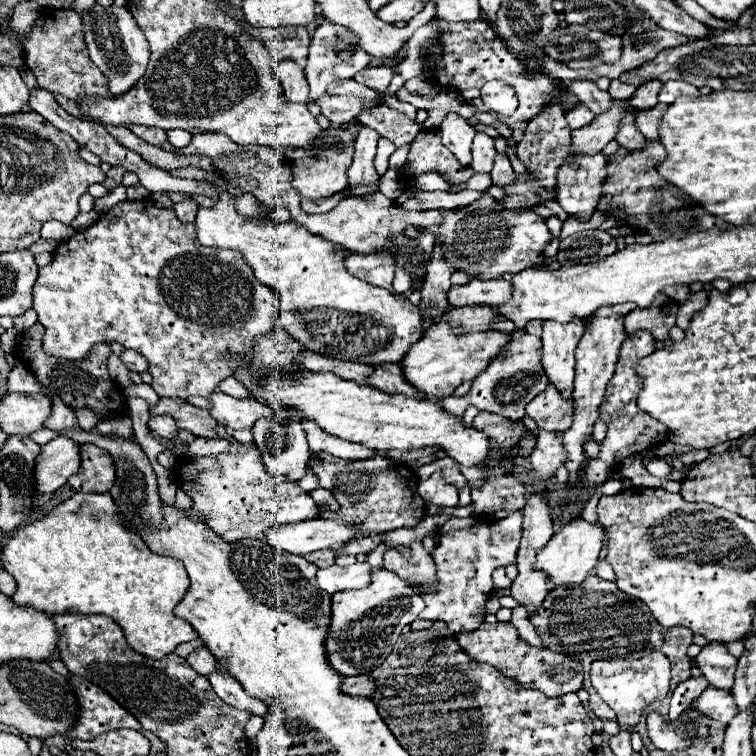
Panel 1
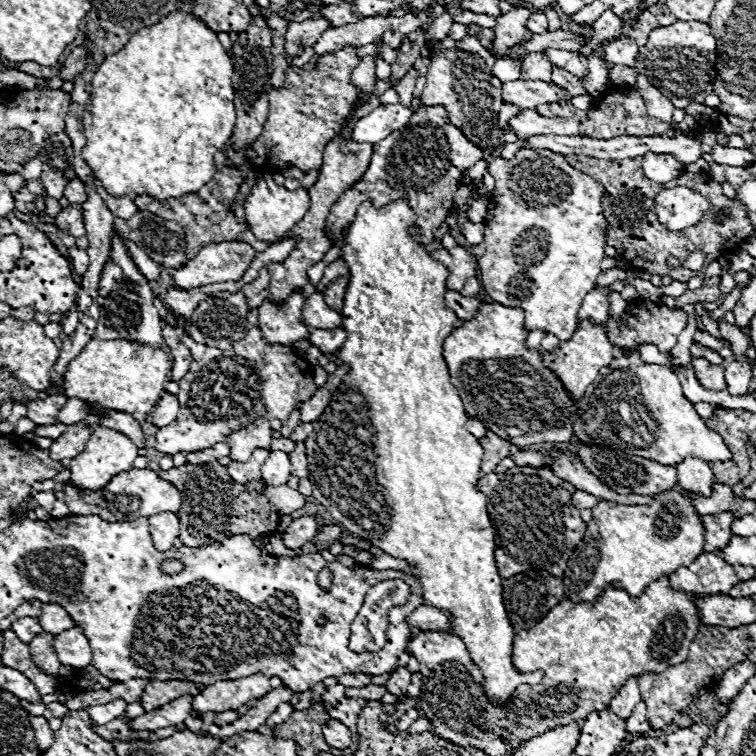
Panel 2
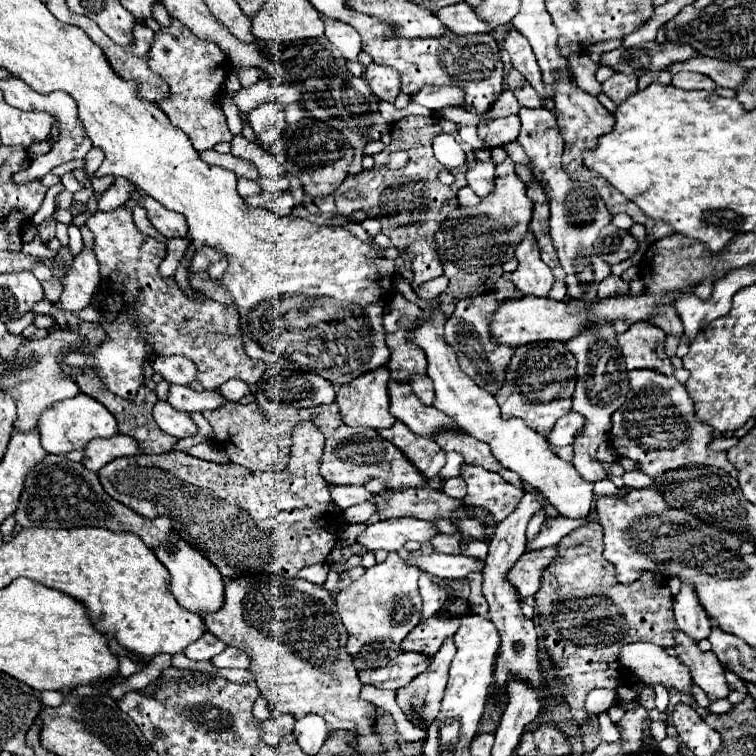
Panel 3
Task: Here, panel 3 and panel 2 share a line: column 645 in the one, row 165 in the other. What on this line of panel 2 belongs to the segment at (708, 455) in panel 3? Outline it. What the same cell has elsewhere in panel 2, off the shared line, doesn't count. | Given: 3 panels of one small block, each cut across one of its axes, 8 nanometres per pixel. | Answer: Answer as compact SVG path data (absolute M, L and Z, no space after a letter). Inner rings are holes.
M422 104L412 114L404 130L398 130L396 134L384 138L384 142L378 142L374 146L372 162L366 174L360 178L360 182L344 192L336 206L332 206L328 214L328 232L332 236L332 246L342 248L346 244L346 228L350 226L362 202L372 202L372 206L386 206L398 198L406 198L412 206L412 212L416 214L416 238L420 238L422 244L430 244L434 232L444 224L454 206L454 194L460 188L462 174L472 168L482 156L482 150L476 144L468 142L462 130L448 120L444 106Z

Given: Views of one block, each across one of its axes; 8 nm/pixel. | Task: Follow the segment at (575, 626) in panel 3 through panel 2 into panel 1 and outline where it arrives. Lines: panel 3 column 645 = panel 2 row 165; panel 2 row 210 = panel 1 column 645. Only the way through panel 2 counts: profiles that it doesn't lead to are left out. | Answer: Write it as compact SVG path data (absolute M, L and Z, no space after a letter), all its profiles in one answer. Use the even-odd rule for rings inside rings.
M590 576L588 580L584 580L584 584L572 588L554 588L552 592L548 592L542 606L528 616L528 620L536 628L546 648L550 648L550 642L568 642L572 654L582 654L580 660L586 672L584 688L589 693L588 704L600 720L616 720L616 714L606 704L600 704L600 698L596 696L596 690L588 678L590 662L594 658L636 658L648 654L650 650L658 650L672 664L672 690L680 680L690 676L690 666L686 664L680 668L680 662L690 662L686 652L692 644L694 634L688 628L680 626L660 626L642 600L624 594L614 582L606 582L598 576ZM584 652L590 652L590 656Z

